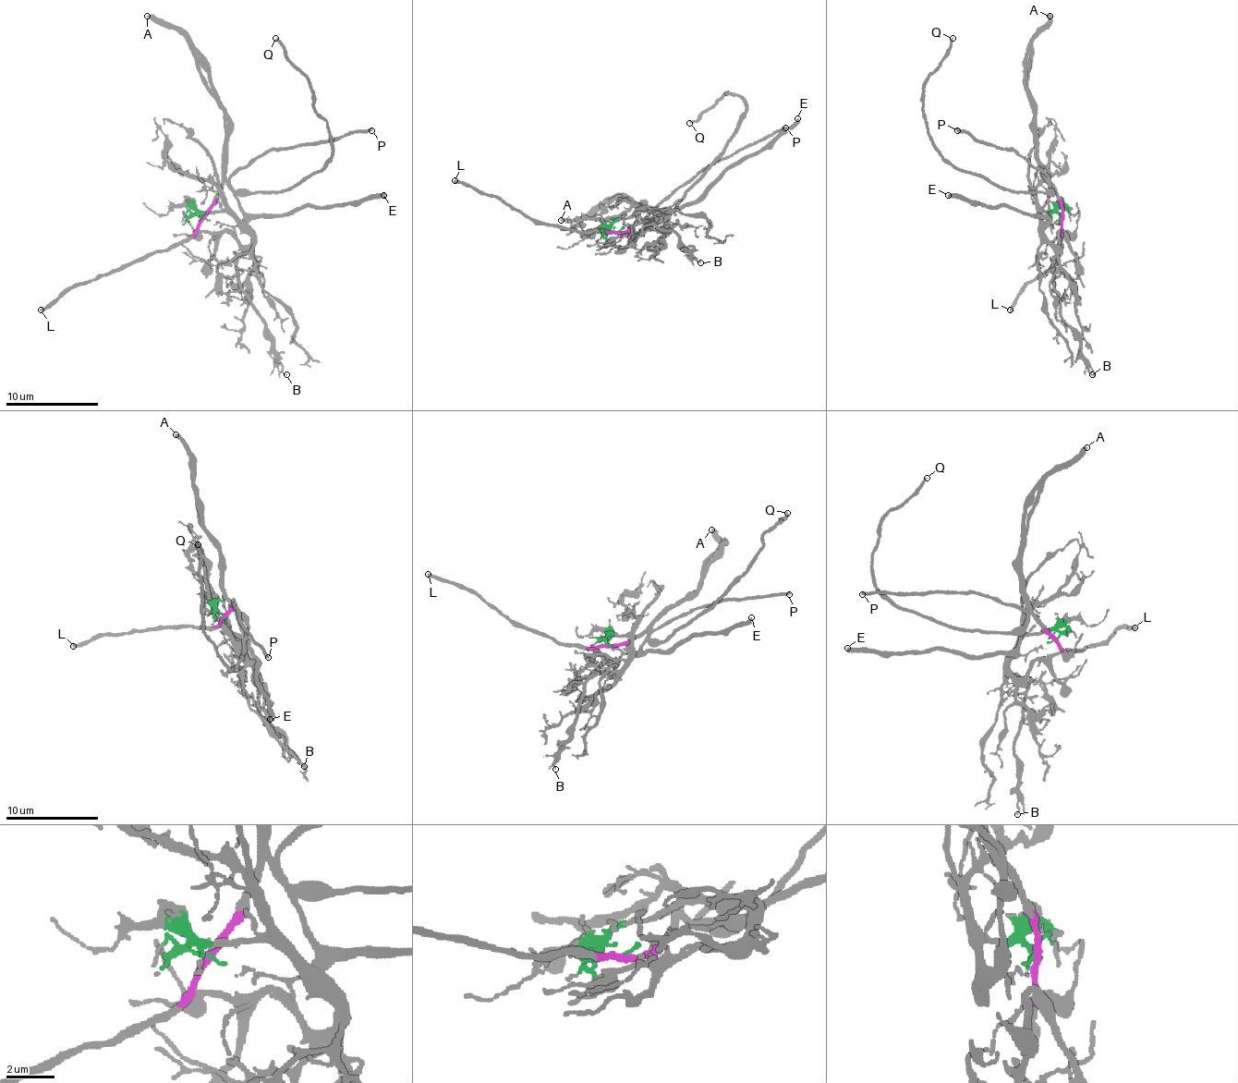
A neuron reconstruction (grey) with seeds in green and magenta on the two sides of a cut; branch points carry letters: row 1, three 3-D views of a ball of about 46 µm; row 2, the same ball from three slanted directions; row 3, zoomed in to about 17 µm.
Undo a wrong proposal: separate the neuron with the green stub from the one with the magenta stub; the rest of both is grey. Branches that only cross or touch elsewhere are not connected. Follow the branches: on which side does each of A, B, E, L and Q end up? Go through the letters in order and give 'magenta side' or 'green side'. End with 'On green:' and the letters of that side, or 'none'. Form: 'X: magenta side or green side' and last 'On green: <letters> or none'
A: magenta side
B: green side
E: green side
L: magenta side
Q: magenta side
On green: B, E

